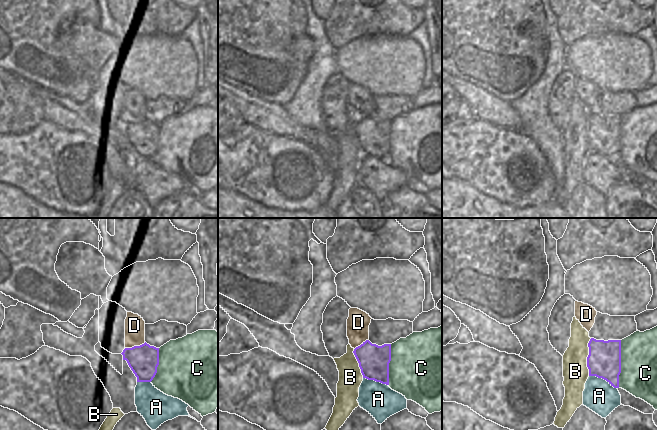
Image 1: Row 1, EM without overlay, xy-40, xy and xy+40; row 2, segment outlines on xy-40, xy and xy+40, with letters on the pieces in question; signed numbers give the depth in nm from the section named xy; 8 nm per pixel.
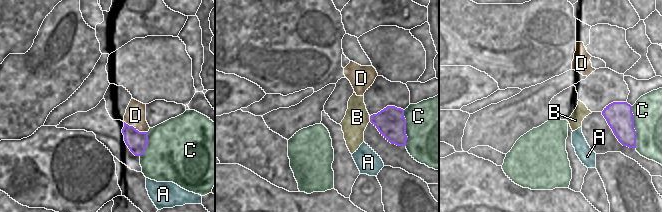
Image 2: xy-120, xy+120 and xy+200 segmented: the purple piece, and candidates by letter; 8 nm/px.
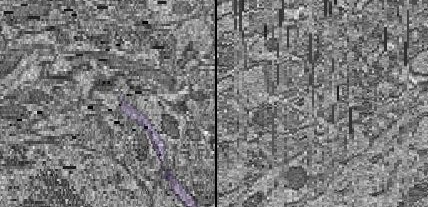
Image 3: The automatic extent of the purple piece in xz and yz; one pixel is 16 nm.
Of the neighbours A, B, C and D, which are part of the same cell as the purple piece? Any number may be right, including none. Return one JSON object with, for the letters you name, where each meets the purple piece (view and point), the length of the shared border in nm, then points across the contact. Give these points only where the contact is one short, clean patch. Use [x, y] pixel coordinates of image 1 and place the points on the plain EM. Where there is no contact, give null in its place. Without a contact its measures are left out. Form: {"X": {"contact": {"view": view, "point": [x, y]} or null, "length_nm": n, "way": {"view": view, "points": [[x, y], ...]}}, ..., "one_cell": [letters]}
{"one_cell": []}

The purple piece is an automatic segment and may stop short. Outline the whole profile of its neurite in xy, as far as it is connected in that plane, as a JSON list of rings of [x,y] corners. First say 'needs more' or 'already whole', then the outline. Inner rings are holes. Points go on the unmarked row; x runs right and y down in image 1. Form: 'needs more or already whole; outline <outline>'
already whole; outline [[[369,116],[353,127],[361,145],[363,154],[389,161],[389,139],[391,120],[378,122]]]

